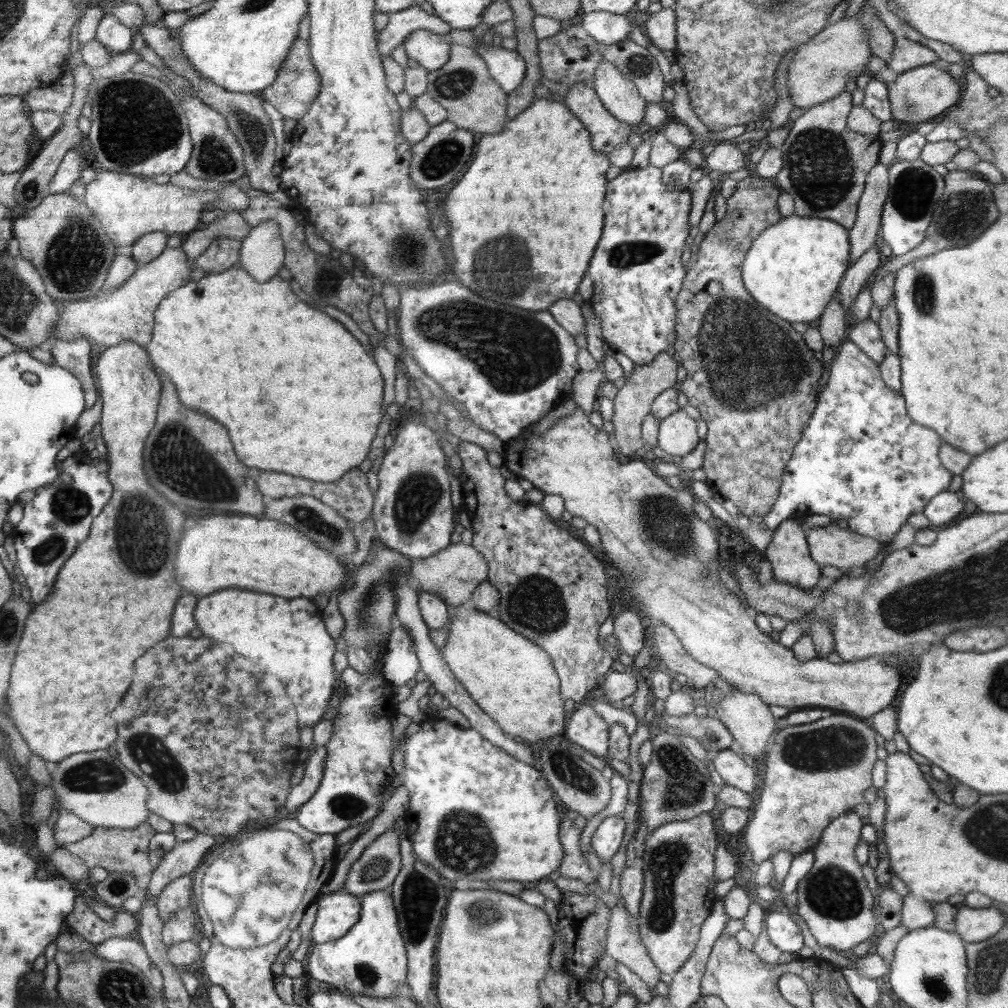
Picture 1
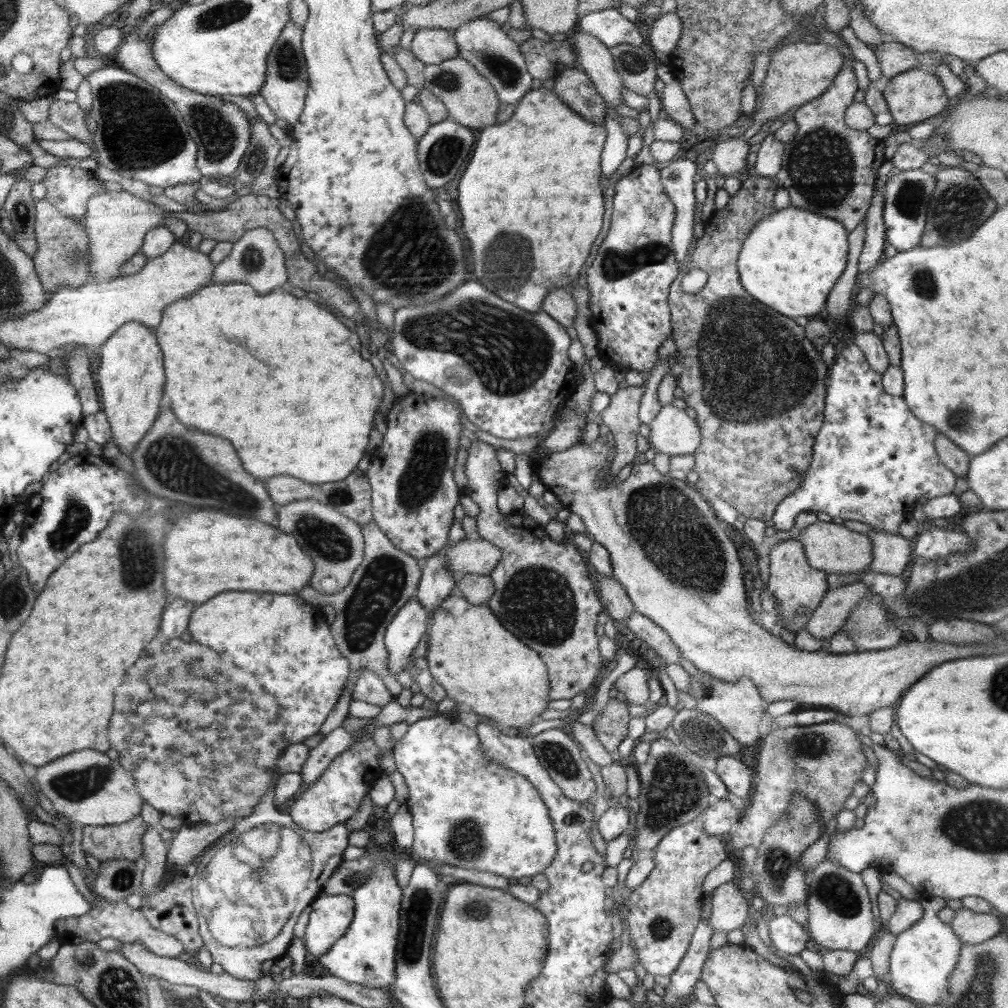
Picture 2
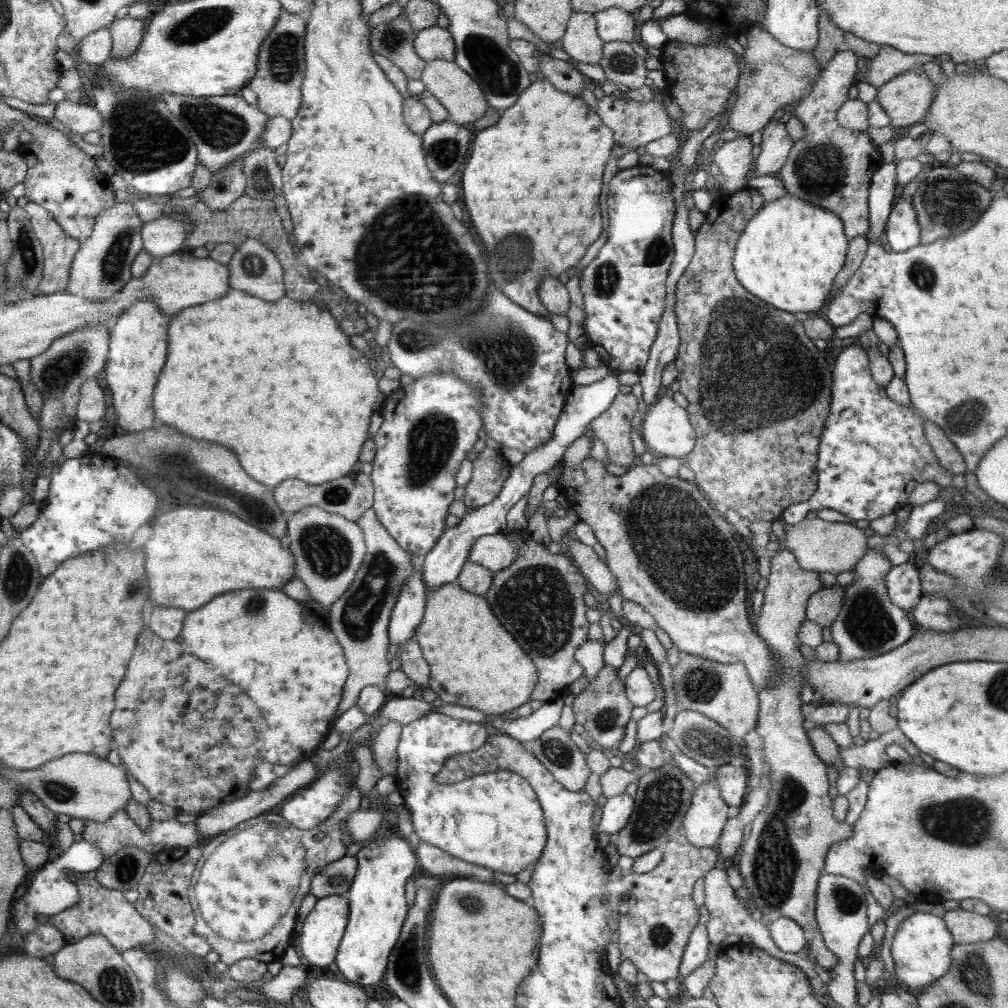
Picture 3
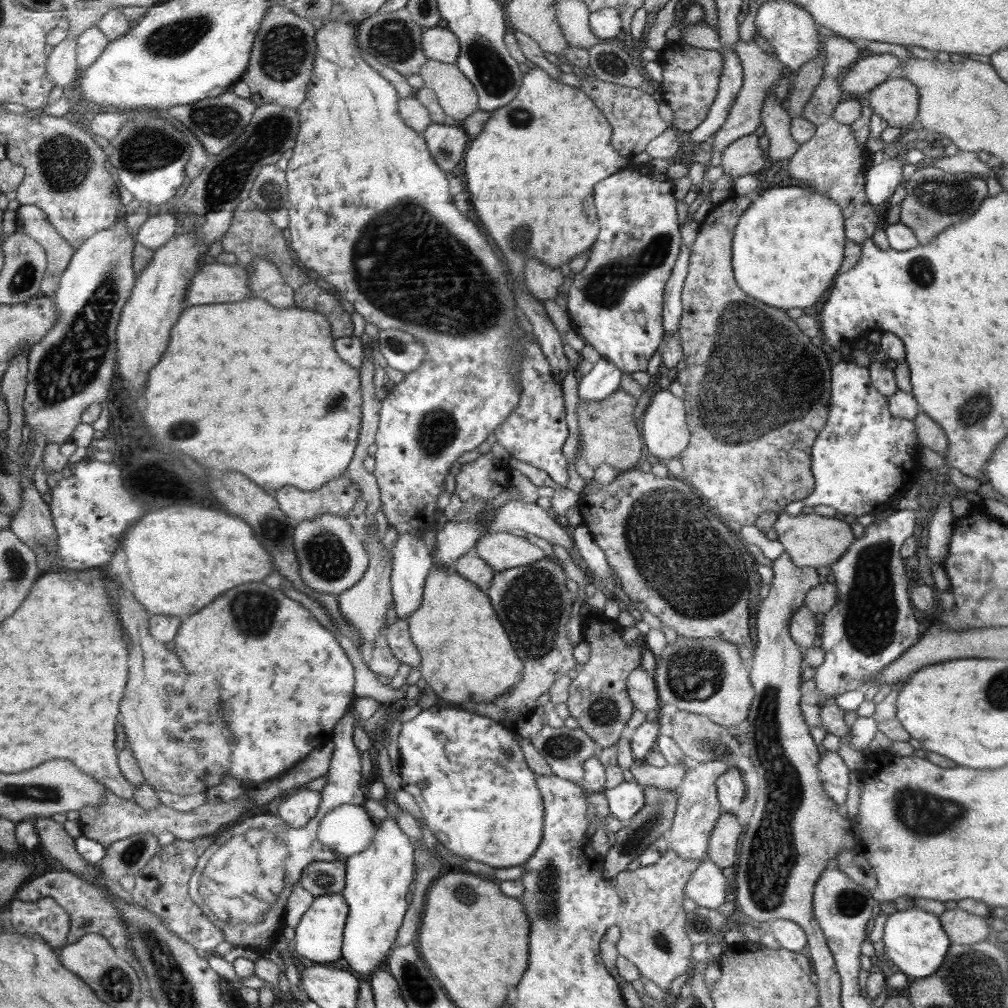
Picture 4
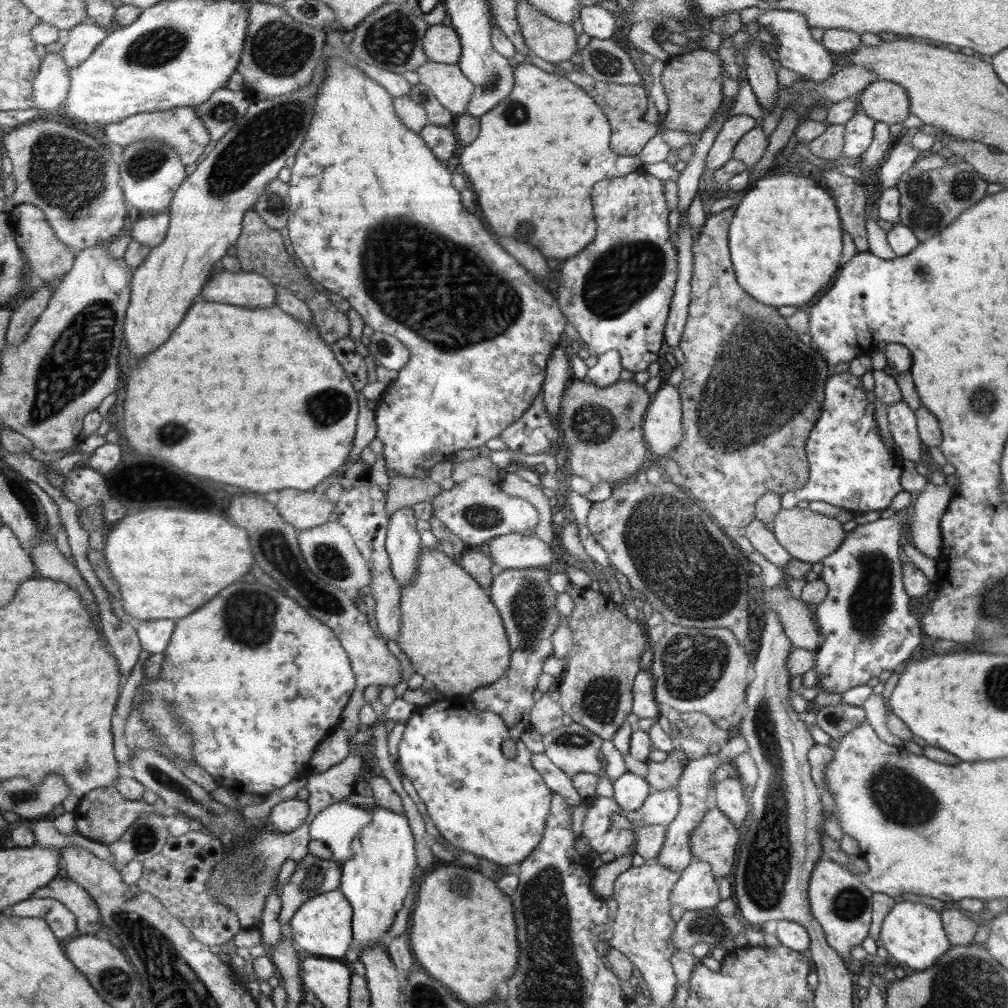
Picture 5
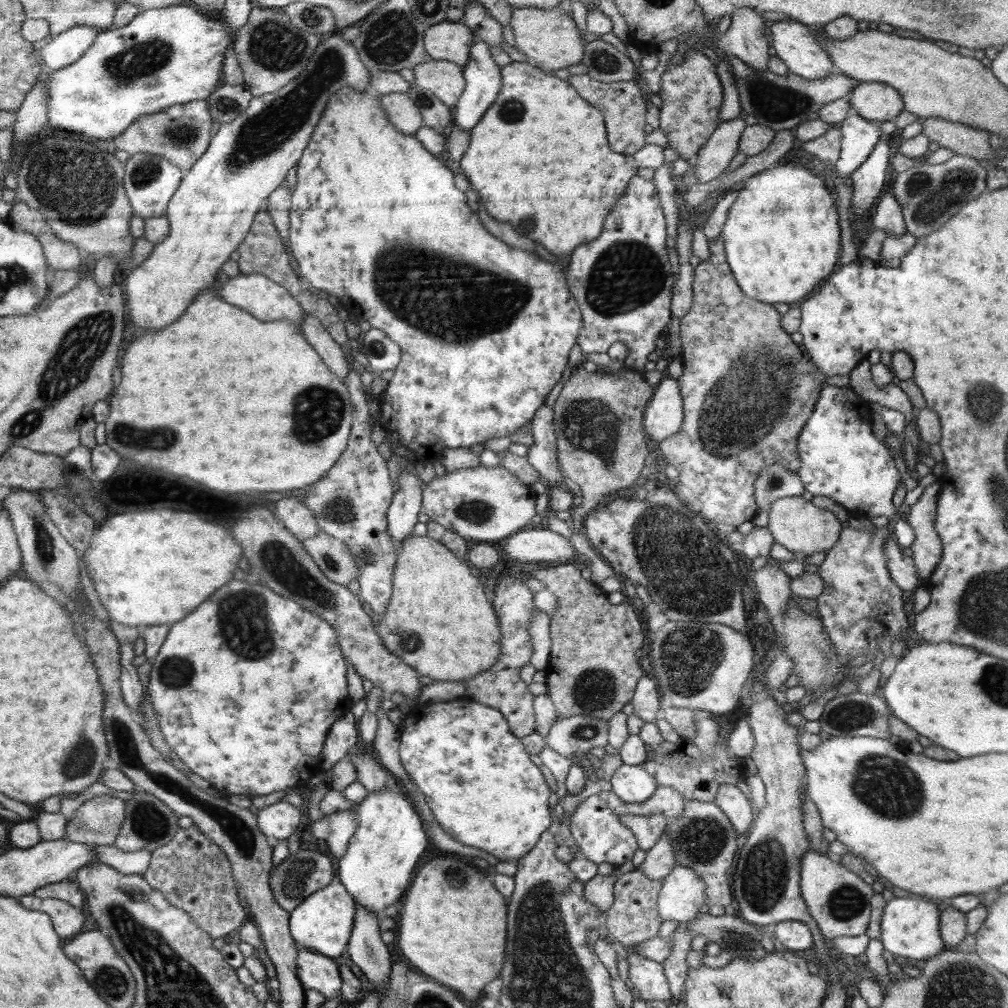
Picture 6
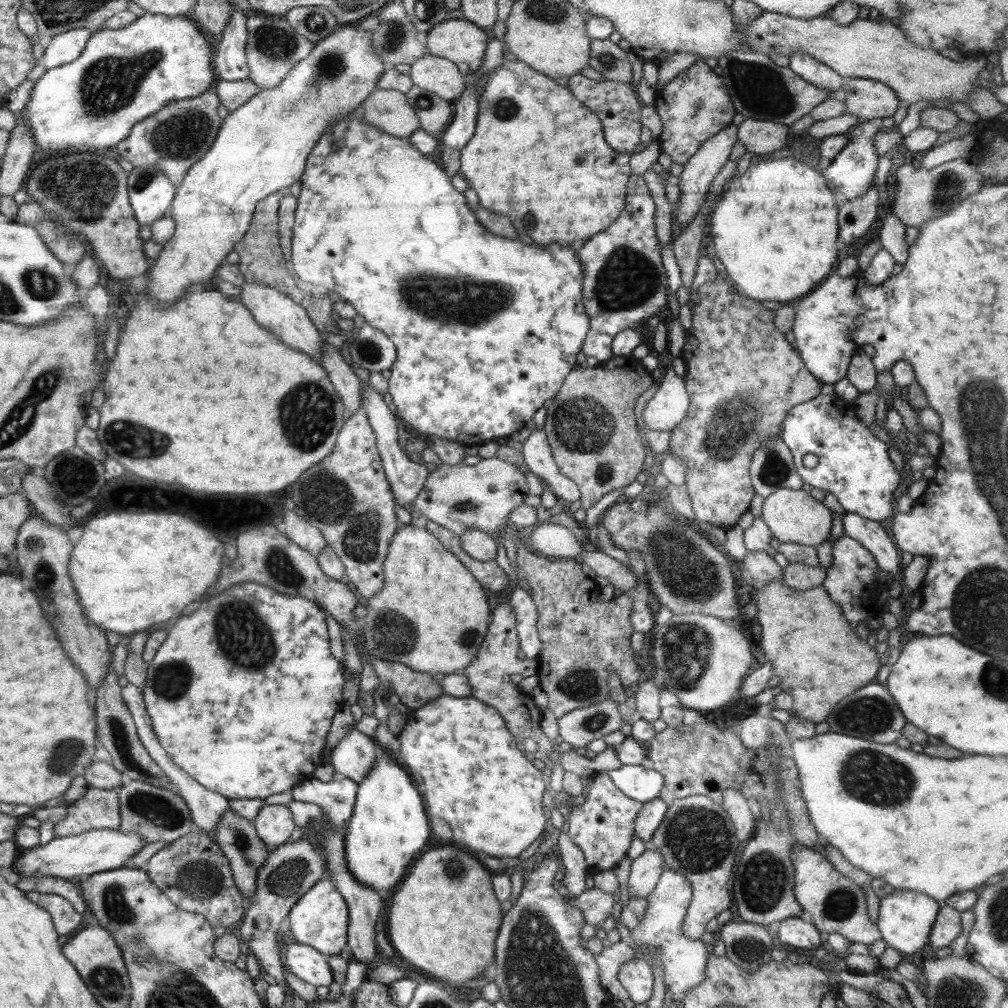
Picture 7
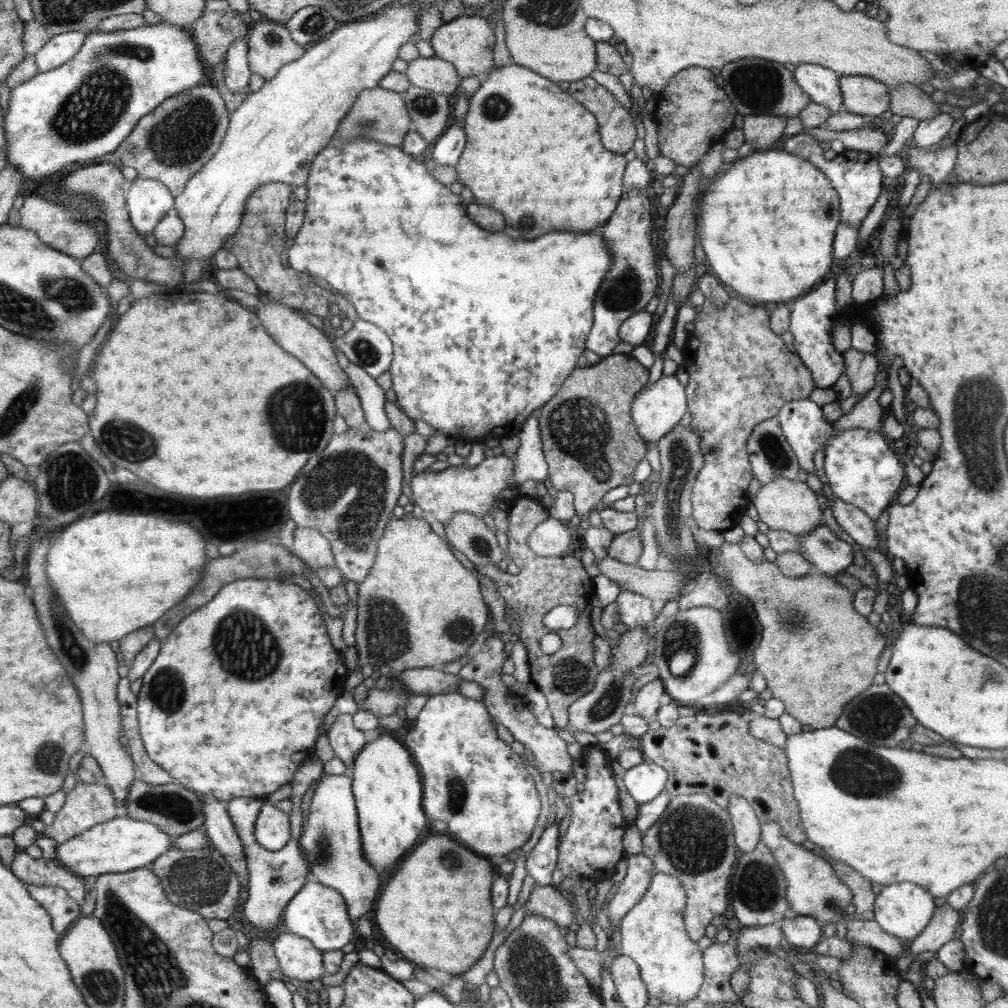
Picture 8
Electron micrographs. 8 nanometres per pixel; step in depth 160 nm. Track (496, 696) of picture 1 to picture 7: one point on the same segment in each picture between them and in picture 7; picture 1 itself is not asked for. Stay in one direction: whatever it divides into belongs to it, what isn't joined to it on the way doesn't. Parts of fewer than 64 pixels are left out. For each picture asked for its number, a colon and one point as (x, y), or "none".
2: (483, 667)
3: (474, 661)
4: (466, 655)
5: (454, 636)
6: (438, 621)
7: (431, 614)

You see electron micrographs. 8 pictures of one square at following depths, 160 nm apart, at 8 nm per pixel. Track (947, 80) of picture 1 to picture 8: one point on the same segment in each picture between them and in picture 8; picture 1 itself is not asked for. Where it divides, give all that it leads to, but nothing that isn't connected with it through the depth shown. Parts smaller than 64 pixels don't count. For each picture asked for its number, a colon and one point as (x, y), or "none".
2: (913, 96)
3: (906, 98)
4: (896, 100)
5: (884, 101)
6: (874, 101)
7: (867, 99)
8: (862, 95)

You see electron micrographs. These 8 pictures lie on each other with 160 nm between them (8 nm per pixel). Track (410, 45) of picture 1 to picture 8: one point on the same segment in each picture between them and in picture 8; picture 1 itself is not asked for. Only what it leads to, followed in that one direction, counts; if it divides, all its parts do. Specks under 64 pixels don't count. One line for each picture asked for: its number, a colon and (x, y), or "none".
2: (431, 45)
3: (432, 43)
4: (439, 44)
5: (441, 44)
6: (451, 41)
7: (463, 43)
8: (467, 42)

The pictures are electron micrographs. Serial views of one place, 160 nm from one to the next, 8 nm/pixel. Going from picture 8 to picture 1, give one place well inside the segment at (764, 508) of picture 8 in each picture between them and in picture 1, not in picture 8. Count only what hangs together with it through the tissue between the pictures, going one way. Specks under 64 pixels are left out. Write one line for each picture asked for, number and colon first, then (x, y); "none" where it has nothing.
1: (846, 550)
2: (833, 548)
3: (818, 546)
4: (811, 540)
5: (809, 537)
6: (797, 524)
7: (791, 515)

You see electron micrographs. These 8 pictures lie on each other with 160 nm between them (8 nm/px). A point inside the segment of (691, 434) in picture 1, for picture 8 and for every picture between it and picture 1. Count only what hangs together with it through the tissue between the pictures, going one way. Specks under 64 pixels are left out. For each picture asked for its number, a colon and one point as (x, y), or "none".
2: (672, 432)
3: (666, 429)
4: (664, 429)
5: (663, 430)
6: (663, 416)
7: (669, 405)
8: (657, 410)

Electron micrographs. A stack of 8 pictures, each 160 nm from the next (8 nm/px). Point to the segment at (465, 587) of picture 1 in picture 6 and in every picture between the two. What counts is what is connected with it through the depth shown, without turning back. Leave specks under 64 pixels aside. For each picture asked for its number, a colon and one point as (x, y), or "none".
2: (472, 555)
3: (495, 552)
4: (502, 550)
5: (515, 551)
6: (529, 545)

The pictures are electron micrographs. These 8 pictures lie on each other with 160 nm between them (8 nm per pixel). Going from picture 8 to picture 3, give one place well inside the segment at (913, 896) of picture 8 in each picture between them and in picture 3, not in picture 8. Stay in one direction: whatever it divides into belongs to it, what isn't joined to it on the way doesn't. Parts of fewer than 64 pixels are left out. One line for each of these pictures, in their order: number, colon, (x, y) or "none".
3: (921, 949)
4: (915, 941)
5: (913, 934)
6: (909, 927)
7: (906, 917)

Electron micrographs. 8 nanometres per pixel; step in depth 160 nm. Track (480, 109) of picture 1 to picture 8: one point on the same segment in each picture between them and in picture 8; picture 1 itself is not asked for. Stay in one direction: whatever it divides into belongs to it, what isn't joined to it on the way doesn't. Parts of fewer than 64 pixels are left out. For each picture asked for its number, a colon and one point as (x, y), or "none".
2: (469, 99)
3: (462, 97)
4: (458, 98)
5: (451, 87)
6: (444, 79)
7: (433, 73)
8: (433, 74)

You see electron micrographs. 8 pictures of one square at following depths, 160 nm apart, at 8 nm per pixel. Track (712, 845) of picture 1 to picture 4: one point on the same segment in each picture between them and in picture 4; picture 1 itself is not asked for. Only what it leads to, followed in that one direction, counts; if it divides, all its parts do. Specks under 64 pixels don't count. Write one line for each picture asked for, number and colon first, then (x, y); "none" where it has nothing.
2: (665, 909)
3: (654, 926)
4: (653, 936)

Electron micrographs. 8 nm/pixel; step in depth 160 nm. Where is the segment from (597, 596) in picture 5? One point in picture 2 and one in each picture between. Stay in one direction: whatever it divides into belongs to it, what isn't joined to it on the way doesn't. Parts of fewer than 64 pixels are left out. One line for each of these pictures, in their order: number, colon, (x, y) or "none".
2: (611, 726)
3: (603, 708)
4: (598, 698)

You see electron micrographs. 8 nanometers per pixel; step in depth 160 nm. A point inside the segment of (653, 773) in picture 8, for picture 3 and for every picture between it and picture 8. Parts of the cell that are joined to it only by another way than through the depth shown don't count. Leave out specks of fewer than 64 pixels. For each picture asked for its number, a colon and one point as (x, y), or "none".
3: (615, 813)
4: (624, 800)
5: (630, 791)
6: (632, 784)
7: (639, 783)

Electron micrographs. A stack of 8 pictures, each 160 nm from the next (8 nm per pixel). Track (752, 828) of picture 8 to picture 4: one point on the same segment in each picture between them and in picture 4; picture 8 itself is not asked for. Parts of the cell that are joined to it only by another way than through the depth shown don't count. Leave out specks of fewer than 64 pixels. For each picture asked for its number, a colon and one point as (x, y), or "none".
4: (731, 792)
5: (728, 796)
6: (736, 806)
7: (735, 803)

